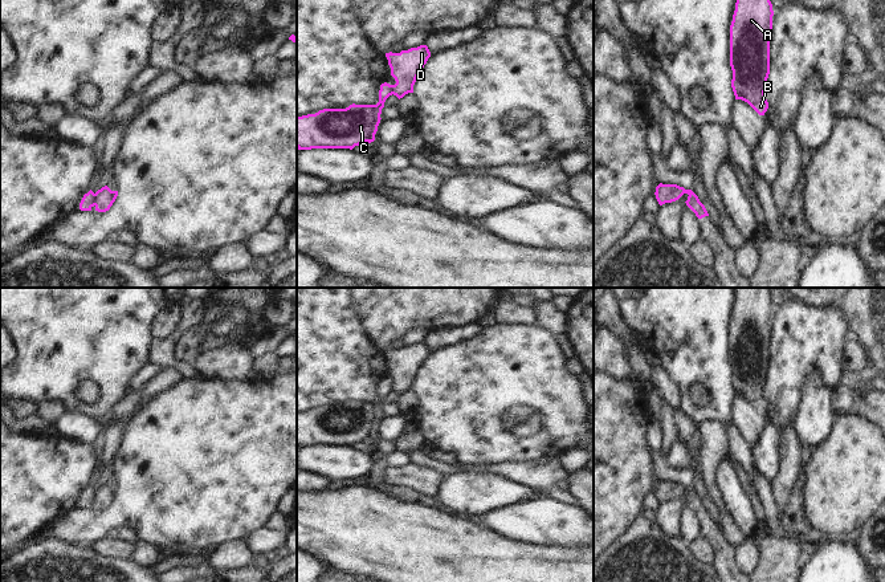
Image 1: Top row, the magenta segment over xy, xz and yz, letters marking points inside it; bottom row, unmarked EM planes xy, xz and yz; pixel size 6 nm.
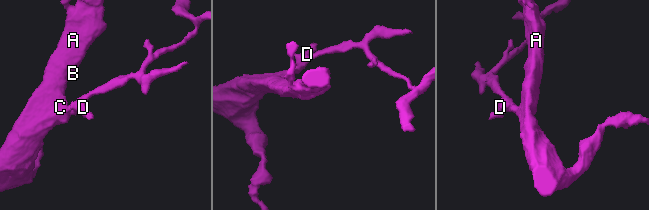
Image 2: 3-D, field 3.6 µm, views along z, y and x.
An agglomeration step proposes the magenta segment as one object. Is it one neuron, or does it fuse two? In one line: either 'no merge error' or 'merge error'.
merge error

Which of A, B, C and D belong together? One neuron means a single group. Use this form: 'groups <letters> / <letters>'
groups A B C / D

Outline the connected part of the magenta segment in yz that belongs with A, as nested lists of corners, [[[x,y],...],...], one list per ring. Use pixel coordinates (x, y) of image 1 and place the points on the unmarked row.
[[[735,288],[730,322],[731,384],[735,396],[747,399],[759,412],[768,406],[766,382],[770,371],[772,301],[770,288]]]

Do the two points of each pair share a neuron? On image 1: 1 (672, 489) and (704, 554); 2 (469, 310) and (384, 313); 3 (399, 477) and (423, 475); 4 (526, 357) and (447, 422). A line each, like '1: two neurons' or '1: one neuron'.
1: two neurons
2: one neuron
3: one neuron
4: one neuron

